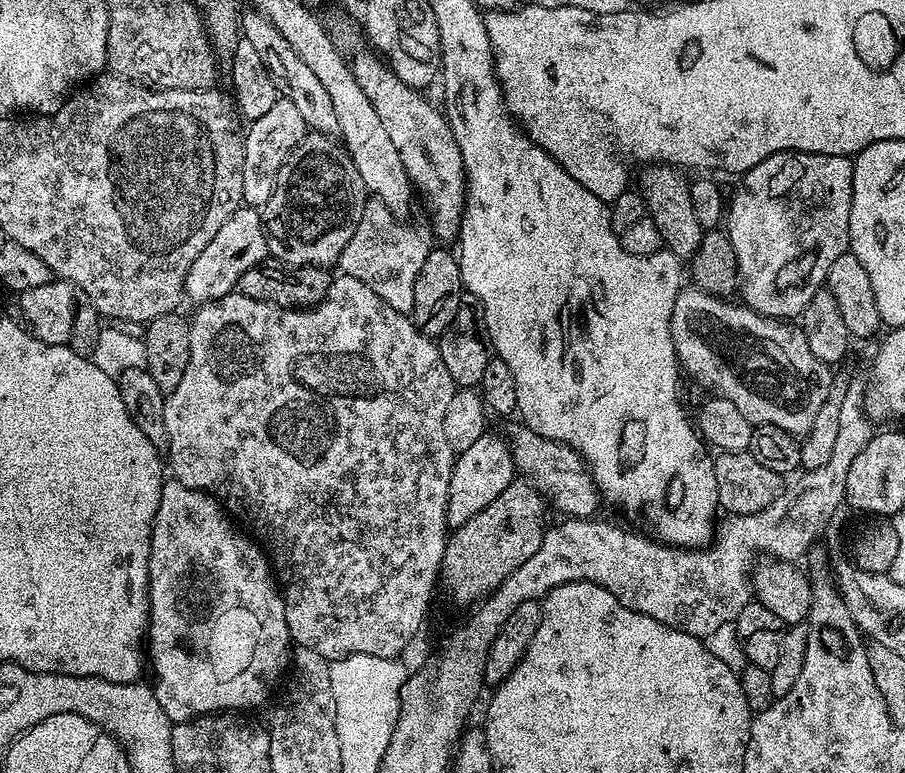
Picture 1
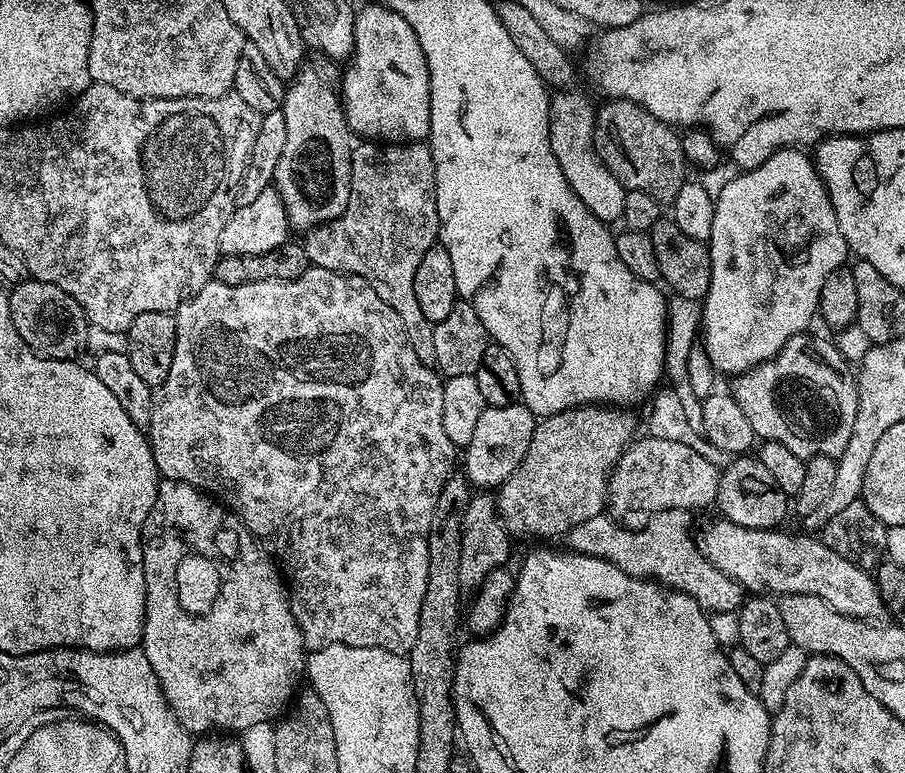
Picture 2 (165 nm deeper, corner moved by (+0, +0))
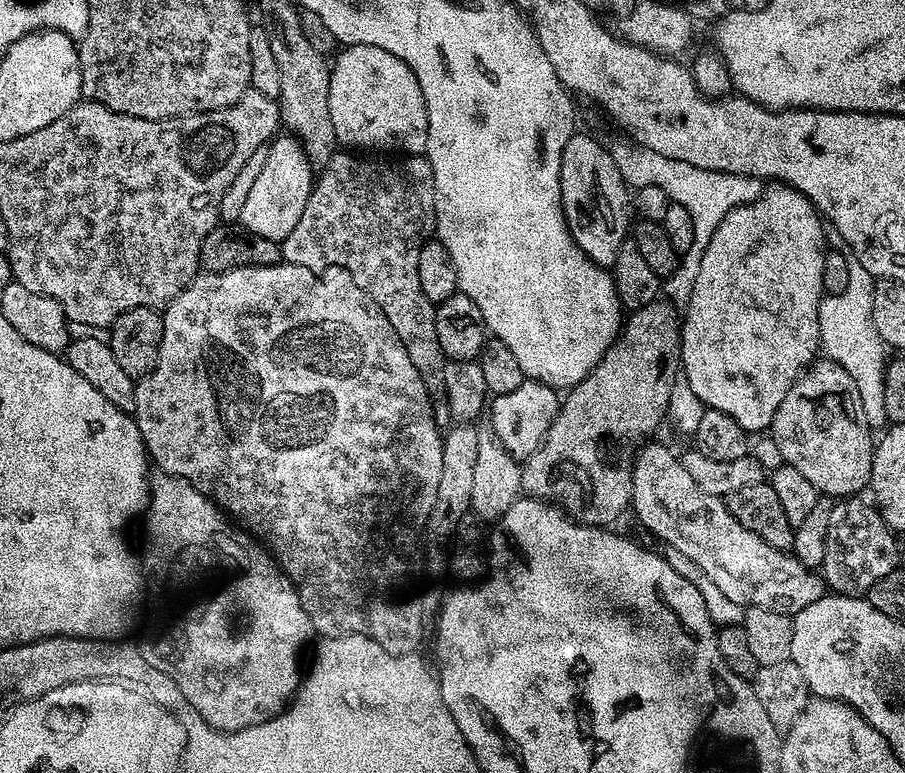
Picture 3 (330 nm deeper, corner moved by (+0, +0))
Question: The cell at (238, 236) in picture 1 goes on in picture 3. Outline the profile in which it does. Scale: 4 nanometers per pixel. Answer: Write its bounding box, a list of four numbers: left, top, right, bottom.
[239,135,314,242]

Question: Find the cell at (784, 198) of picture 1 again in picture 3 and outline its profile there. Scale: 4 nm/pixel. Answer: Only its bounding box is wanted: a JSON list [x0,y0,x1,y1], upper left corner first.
[682,182,826,434]

